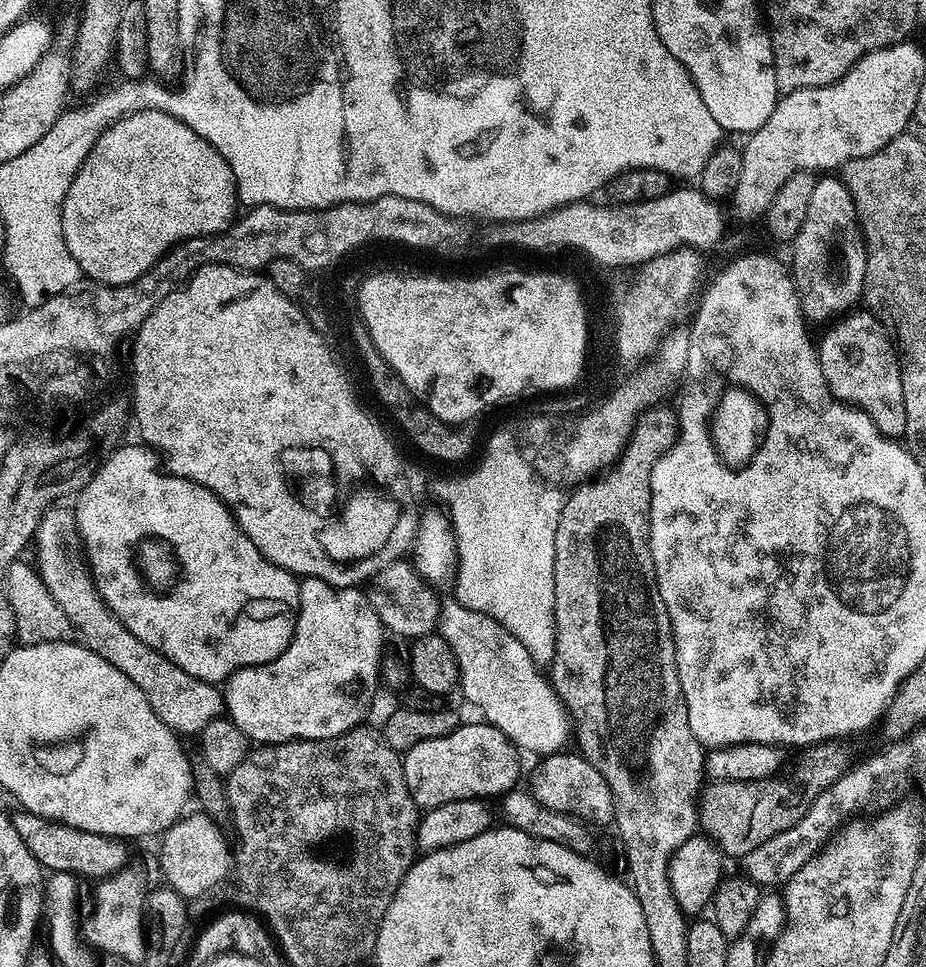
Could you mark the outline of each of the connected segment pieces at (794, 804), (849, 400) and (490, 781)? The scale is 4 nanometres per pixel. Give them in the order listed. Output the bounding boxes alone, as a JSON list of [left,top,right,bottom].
[[698,740,849,858],[818,311,904,438],[407,722,522,810]]

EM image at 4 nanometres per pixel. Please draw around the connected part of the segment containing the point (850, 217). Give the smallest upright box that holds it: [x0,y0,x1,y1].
[790,174,864,321]

